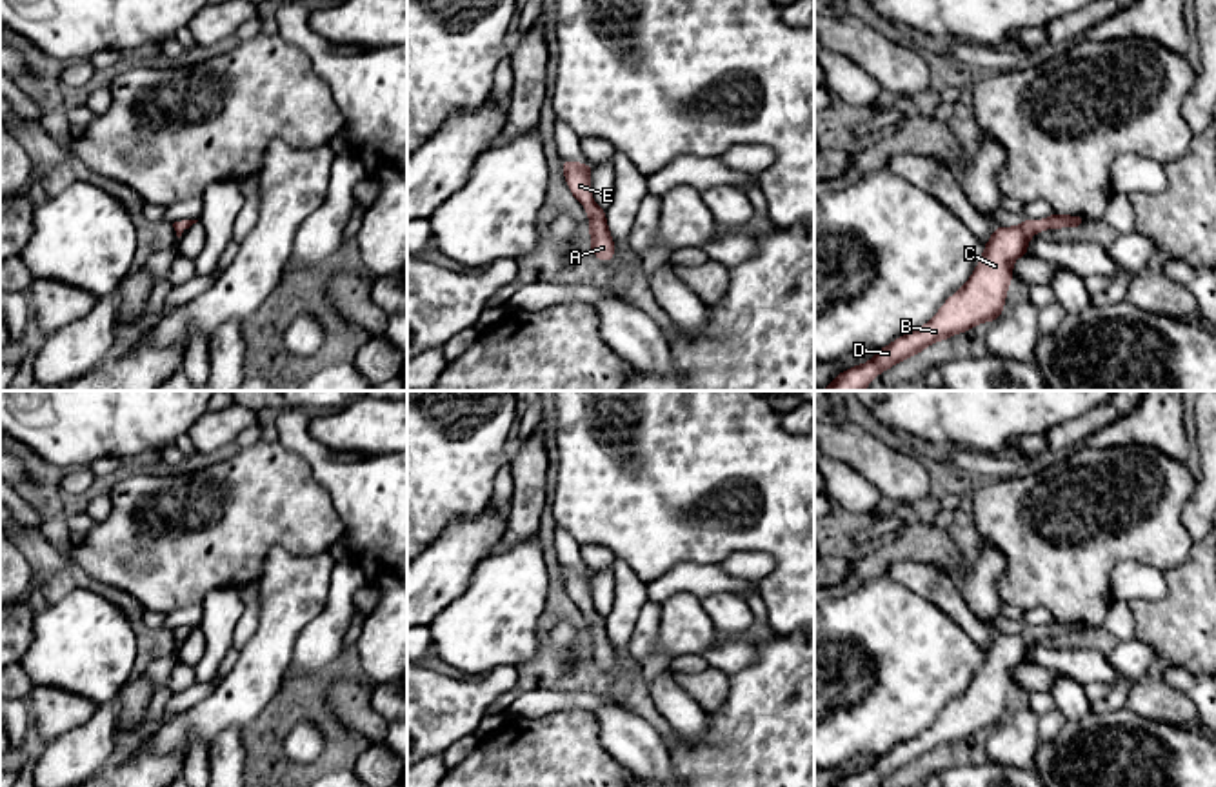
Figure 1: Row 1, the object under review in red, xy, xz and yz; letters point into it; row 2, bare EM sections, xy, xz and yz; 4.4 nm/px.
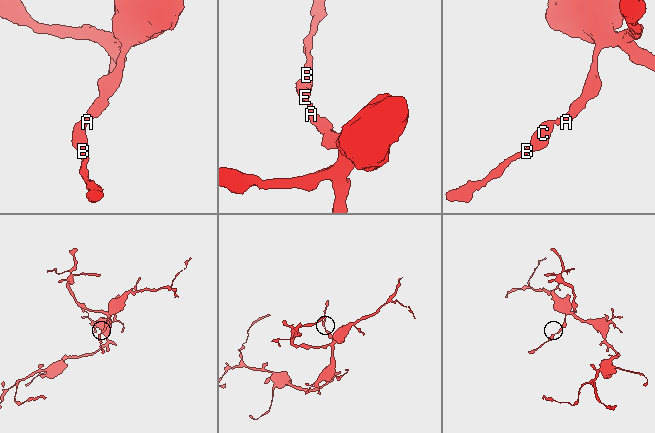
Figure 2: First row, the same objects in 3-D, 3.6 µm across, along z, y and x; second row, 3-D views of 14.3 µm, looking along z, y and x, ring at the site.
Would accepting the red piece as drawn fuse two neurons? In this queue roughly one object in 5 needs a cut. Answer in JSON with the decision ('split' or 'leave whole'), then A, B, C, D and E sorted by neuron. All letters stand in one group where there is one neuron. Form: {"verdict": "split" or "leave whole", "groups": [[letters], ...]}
{"verdict": "leave whole", "groups": [["A", "B", "C", "D", "E"]]}

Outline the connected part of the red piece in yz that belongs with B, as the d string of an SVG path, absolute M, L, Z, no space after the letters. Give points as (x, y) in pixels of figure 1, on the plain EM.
M1060 620L1043 627L1027 627L1018 634L994 634L991 647L983 654L983 665L978 669L967 691L947 705L936 723L920 736L896 745L891 752L878 756L876 763L863 772L854 772L834 787L872 787L894 771L911 765L927 752L947 747L956 740L965 740L982 729L1000 725L1007 694L1012 682L1012 669L1029 660L1027 649L1045 636L1080 634L1087 631L1085 623L1065 623Z

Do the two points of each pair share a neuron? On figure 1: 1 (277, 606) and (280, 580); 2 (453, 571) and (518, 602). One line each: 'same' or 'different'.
1: same
2: different

